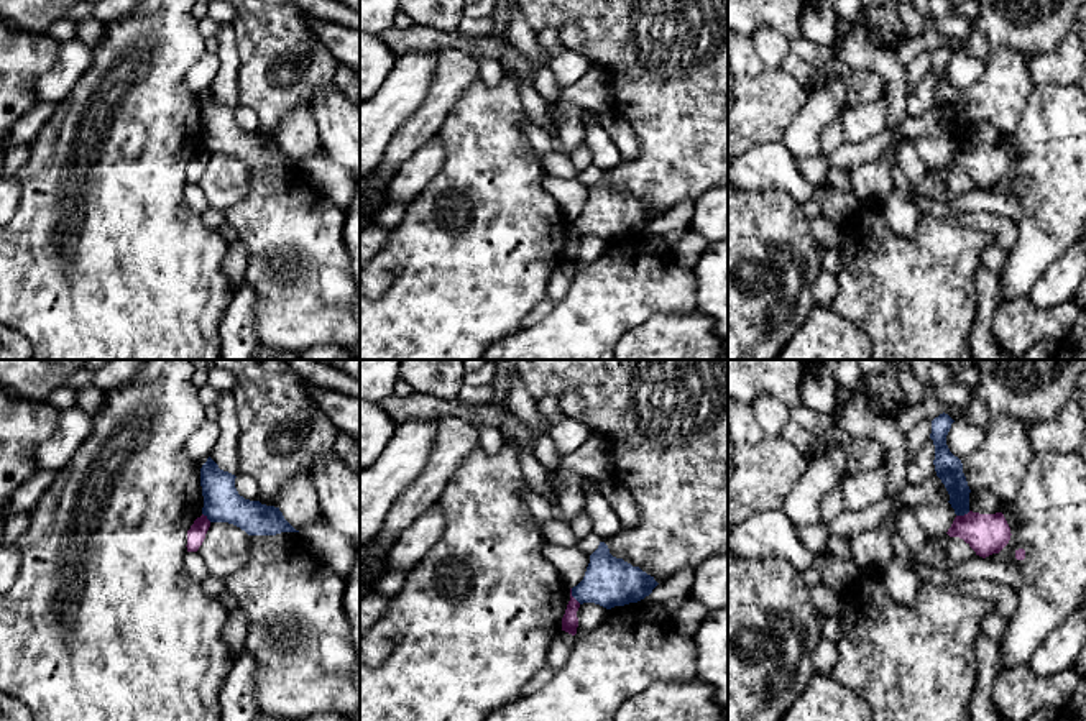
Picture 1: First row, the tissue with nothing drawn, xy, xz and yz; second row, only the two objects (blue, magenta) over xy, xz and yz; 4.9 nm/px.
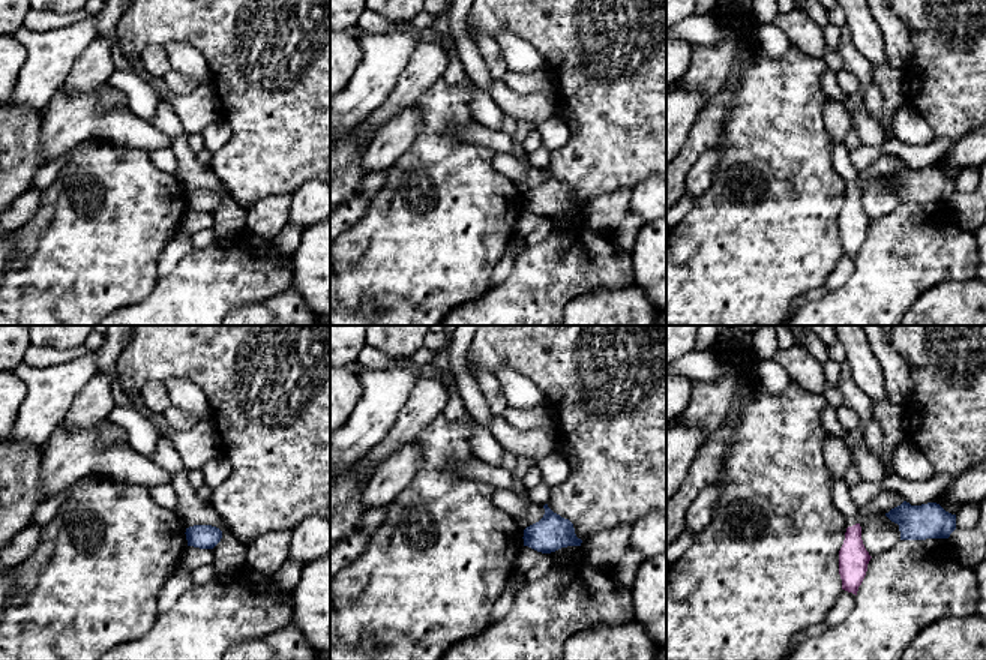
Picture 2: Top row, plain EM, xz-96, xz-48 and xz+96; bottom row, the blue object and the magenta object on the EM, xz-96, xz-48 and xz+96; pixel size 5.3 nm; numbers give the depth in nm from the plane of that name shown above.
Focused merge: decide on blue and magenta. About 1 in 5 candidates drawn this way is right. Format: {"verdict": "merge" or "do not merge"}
{"verdict": "do not merge"}

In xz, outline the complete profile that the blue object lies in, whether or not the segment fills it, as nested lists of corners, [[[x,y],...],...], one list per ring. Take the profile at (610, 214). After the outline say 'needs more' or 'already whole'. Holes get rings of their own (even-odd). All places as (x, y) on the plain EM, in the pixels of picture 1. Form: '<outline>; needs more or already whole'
[[[605,174],[590,187],[583,212],[572,220],[580,235],[595,235],[606,241],[637,235],[649,228],[659,215],[654,209],[610,186]]]; already whole

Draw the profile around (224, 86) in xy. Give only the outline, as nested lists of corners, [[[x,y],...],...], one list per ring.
[[[220,23],[219,33],[219,51],[217,56],[220,59],[220,69],[210,85],[210,90],[219,97],[220,102],[228,103],[232,107],[238,107],[238,51],[237,51],[237,38],[232,25]]]

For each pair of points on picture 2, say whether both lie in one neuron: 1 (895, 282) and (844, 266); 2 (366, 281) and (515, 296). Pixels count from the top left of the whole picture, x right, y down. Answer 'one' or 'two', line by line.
1: two
2: two

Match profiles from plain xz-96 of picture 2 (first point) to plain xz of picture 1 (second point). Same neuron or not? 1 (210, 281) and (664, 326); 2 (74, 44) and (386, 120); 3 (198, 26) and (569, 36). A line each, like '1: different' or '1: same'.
1: different
2: same
3: different

